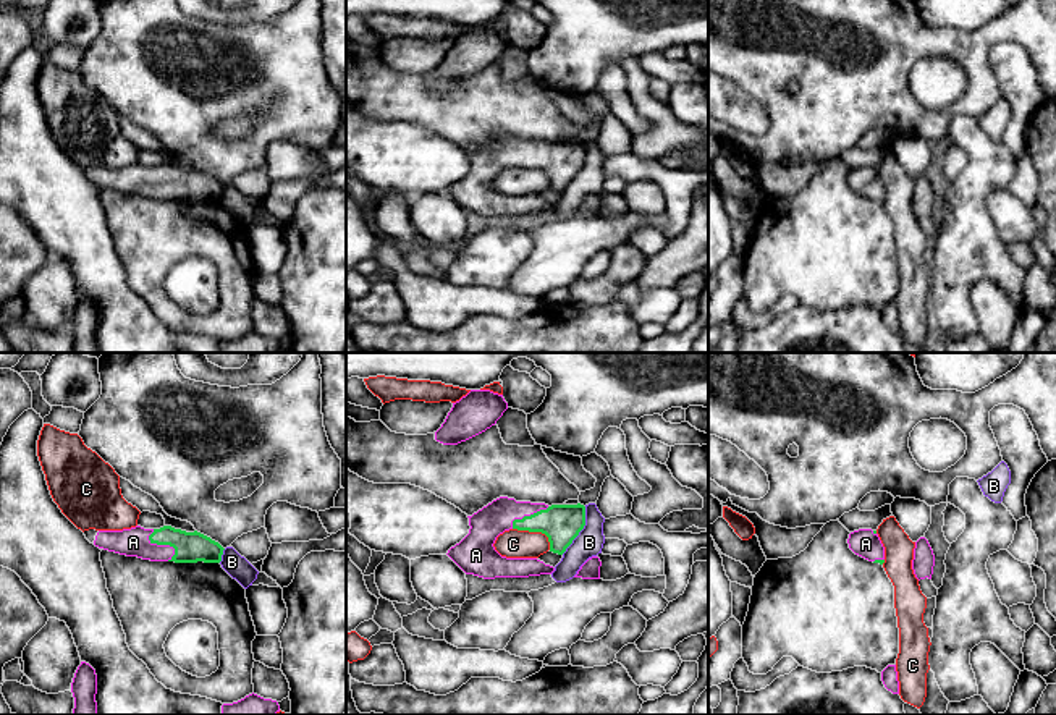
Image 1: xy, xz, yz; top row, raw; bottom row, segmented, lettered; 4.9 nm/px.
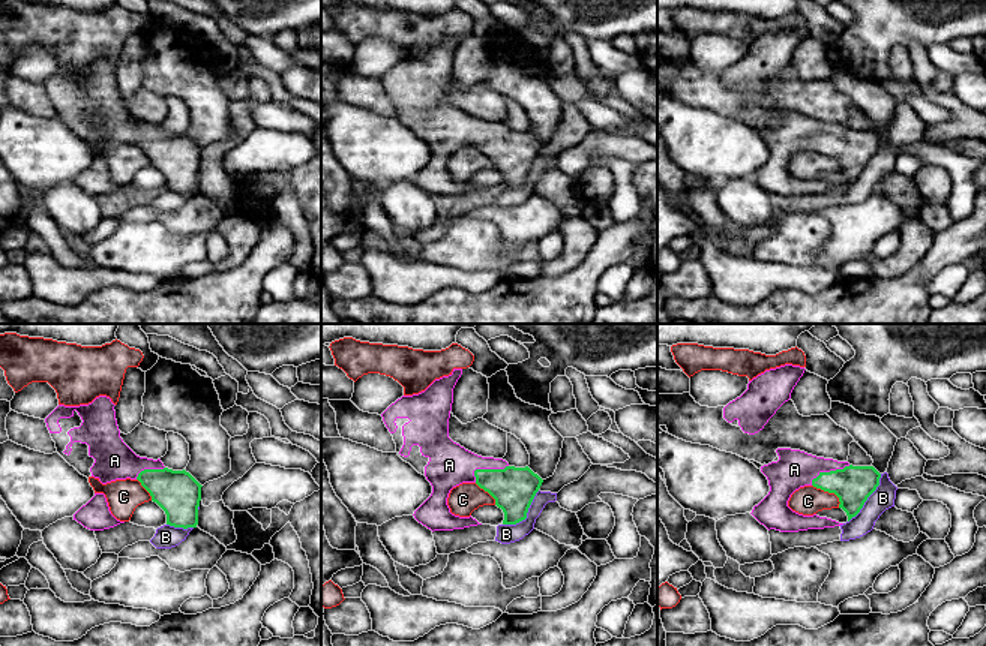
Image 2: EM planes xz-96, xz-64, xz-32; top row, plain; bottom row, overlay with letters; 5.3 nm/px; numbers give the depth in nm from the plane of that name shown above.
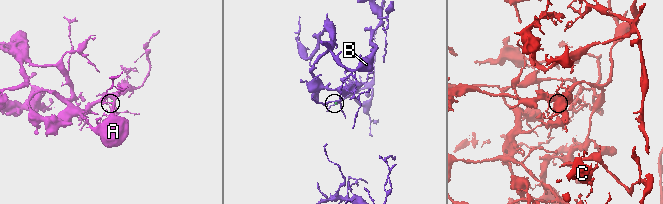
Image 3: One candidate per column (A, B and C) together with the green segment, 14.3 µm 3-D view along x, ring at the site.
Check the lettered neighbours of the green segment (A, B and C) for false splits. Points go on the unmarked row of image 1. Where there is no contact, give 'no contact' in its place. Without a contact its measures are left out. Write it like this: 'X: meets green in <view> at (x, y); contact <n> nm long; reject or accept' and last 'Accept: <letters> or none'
A: meets green in xy at (162, 181); contact 180 nm long; accept
B: meets green in xz at (581, 167); contact 260 nm long; reject
C: meets green in xz at (536, 169); contact 220 nm long; reject
Accept: A

